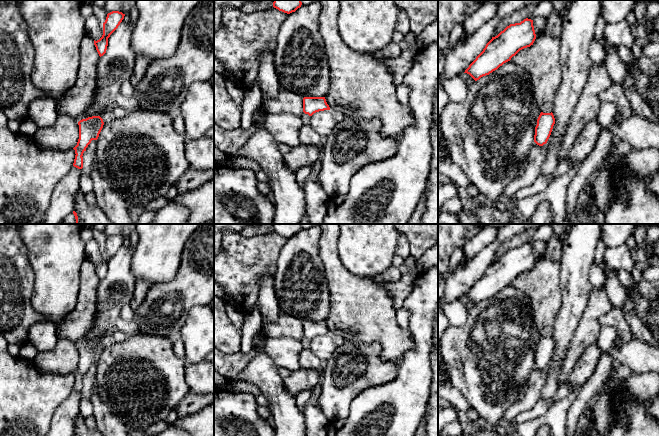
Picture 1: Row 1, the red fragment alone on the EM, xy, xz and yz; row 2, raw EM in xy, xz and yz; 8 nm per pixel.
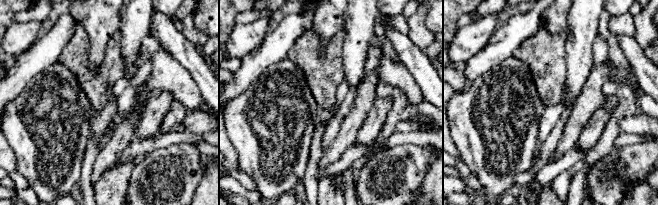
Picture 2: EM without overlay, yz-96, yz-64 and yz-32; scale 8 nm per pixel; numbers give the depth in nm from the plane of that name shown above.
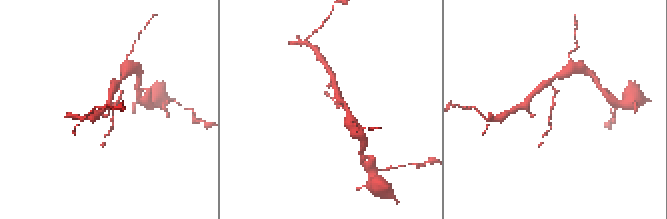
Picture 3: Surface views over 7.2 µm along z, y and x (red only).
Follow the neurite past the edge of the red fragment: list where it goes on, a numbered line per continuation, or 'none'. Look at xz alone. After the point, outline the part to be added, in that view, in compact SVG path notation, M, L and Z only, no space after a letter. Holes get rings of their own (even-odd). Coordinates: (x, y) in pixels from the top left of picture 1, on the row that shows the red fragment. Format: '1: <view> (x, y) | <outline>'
none

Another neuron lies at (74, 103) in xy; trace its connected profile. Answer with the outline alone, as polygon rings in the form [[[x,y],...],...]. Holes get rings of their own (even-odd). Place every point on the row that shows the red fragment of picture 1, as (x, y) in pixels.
[[[85,35],[80,44],[77,79],[71,89],[57,103],[57,112],[78,119],[94,100],[97,86],[99,54],[94,40]]]

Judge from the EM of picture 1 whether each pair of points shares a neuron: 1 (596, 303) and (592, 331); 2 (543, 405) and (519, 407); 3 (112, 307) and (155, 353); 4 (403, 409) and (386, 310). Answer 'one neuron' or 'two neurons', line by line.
1: one neuron
2: two neurons
3: two neurons
4: two neurons

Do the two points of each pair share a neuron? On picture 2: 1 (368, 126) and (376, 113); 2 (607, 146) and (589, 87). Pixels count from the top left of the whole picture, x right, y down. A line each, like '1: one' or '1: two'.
1: one
2: two

